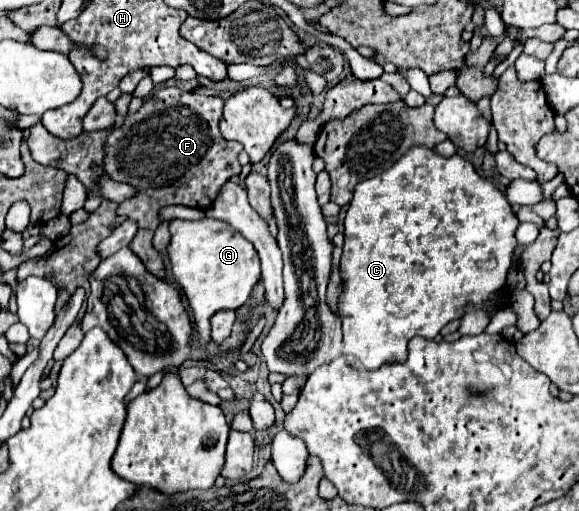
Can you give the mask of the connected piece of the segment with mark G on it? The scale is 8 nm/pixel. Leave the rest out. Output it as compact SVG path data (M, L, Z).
M203 218L197 222L171 220L171 244L169 260L173 276L181 284L189 306L195 314L201 344L209 342L209 318L217 310L235 310L247 302L253 286L261 280L261 266L257 262L257 250L243 238L241 232L233 230L227 222Z

